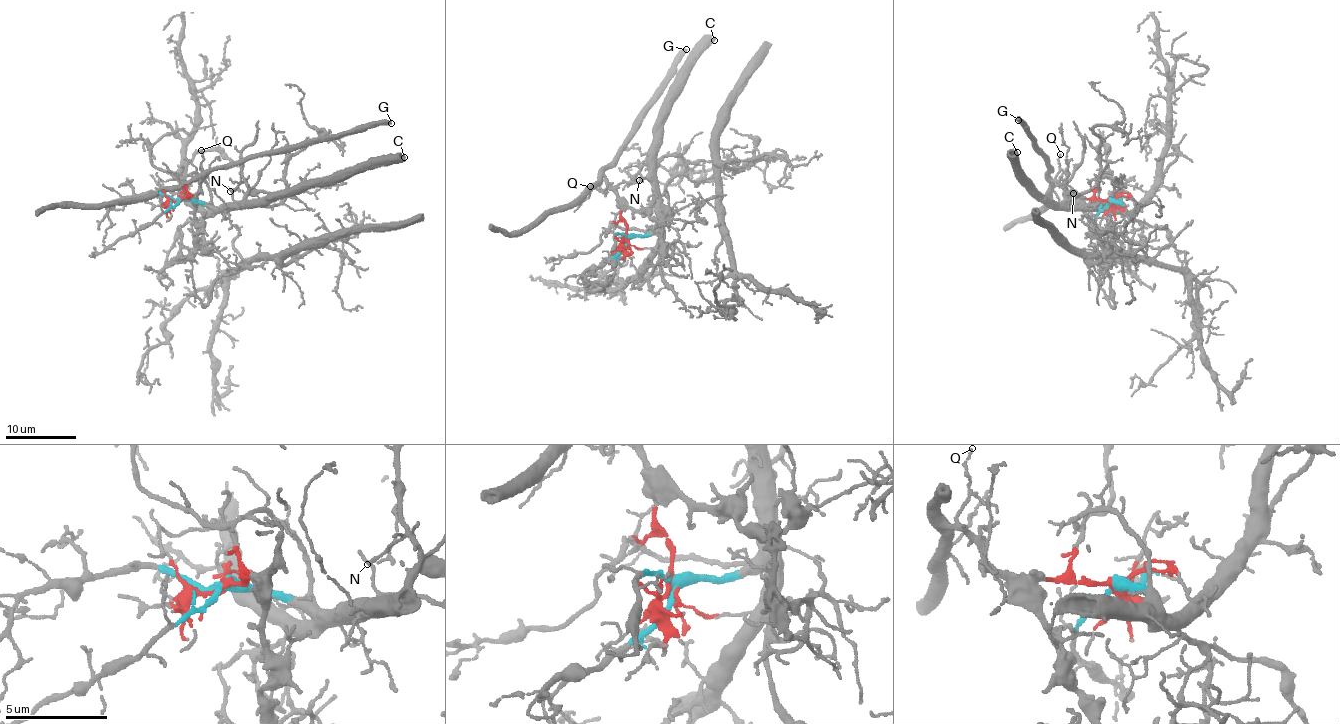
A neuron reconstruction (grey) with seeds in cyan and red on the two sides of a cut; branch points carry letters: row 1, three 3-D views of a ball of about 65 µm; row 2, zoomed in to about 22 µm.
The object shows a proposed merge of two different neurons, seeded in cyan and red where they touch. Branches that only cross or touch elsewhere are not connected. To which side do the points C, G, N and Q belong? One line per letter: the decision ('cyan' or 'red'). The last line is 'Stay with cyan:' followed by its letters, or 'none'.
C: cyan
G: red
N: cyan
Q: red
Stay with cyan: C, N

